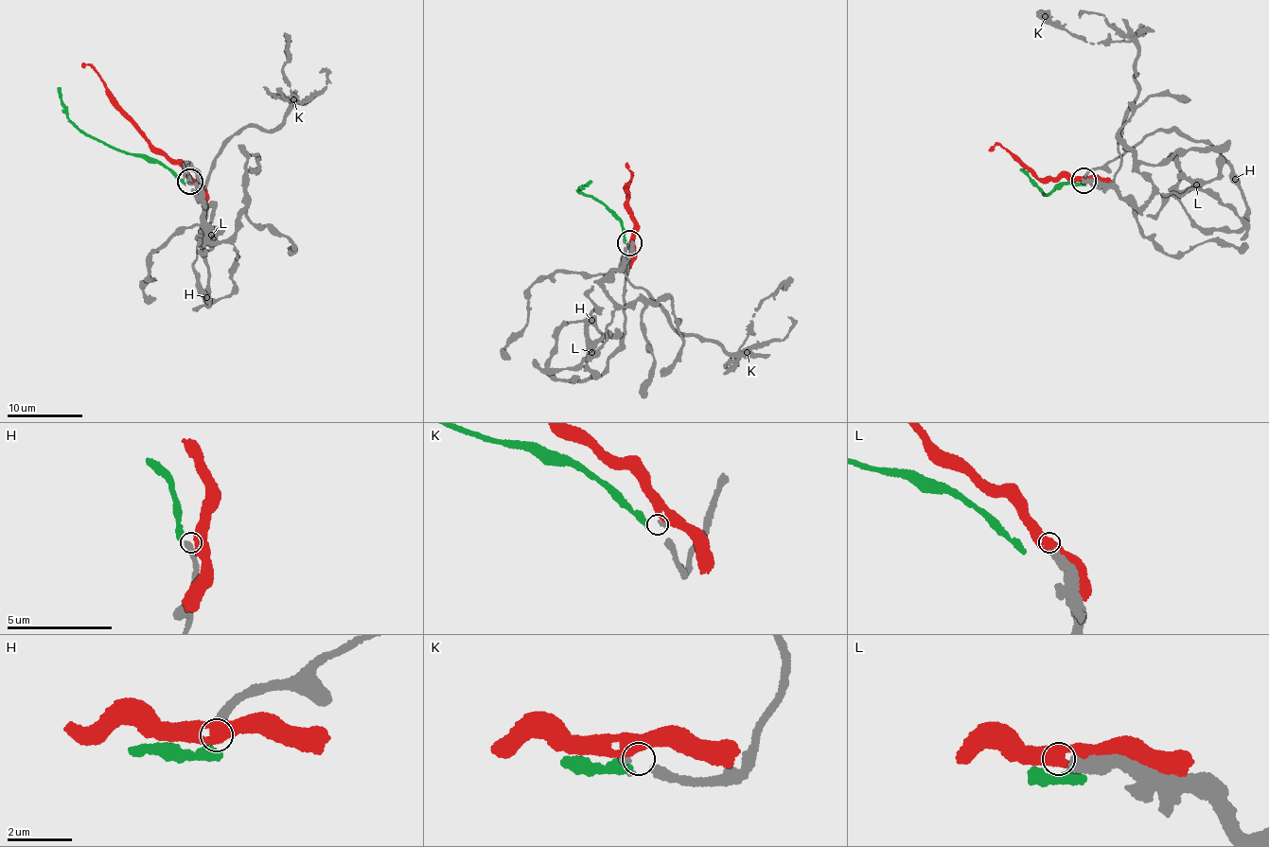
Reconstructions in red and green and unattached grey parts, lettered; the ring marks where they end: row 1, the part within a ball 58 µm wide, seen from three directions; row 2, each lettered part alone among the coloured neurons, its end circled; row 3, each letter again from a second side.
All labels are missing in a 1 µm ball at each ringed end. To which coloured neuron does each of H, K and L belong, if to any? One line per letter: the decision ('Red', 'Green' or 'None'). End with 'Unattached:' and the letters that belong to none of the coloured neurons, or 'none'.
H: Red
K: Green
L: None
Unattached: L

